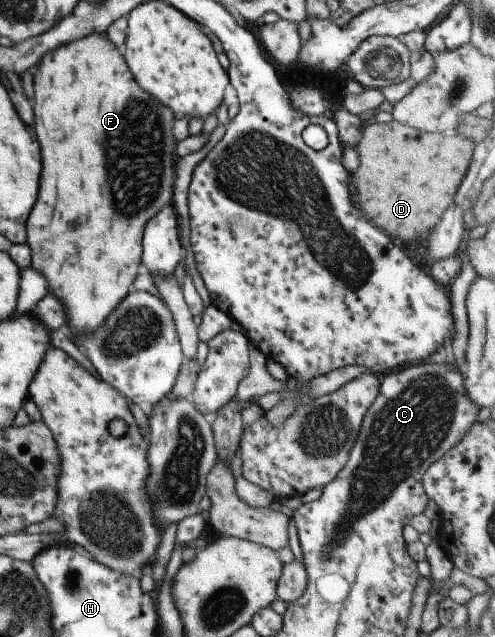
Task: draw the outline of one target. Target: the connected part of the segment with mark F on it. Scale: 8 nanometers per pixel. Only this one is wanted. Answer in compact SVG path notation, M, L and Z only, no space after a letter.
M91 33L79 41L67 43L57 47L51 53L45 53L41 57L41 63L35 71L33 77L33 93L35 93L35 105L33 105L33 129L41 147L41 177L39 177L39 193L35 199L35 205L29 213L27 219L27 241L26 244L30 249L30 267L35 271L39 271L45 281L47 281L47 291L51 291L59 303L65 309L65 317L67 317L67 325L69 325L69 333L71 335L87 335L91 331L95 331L105 317L113 311L113 307L129 293L129 287L137 275L137 267L139 267L139 255L141 255L141 231L143 225L149 217L153 217L165 205L172 203L172 189L174 183L174 171L177 156L175 153L176 140L171 137L171 119L173 119L173 111L167 109L165 105L161 105L151 95L143 93L129 69L125 67L121 59L121 55L116 47L109 43L103 35Z

